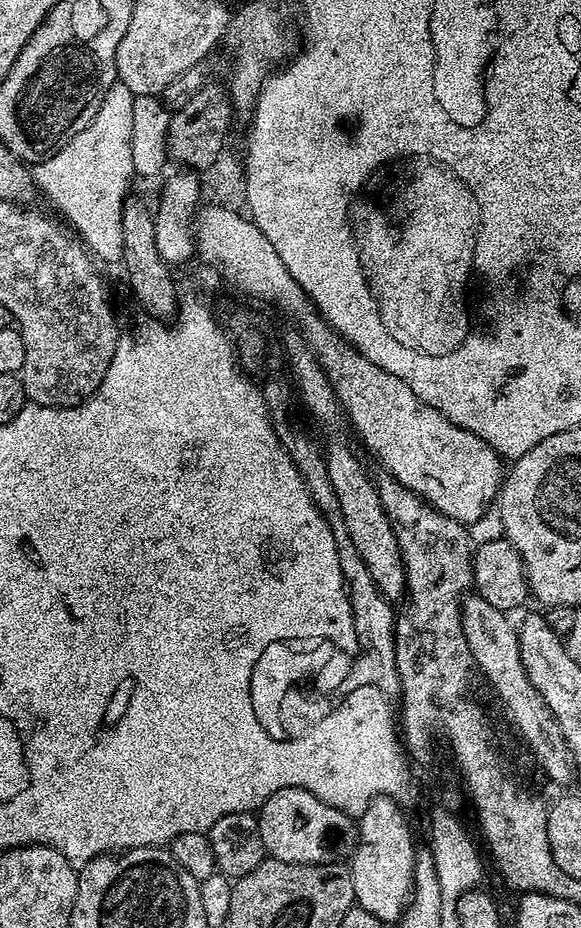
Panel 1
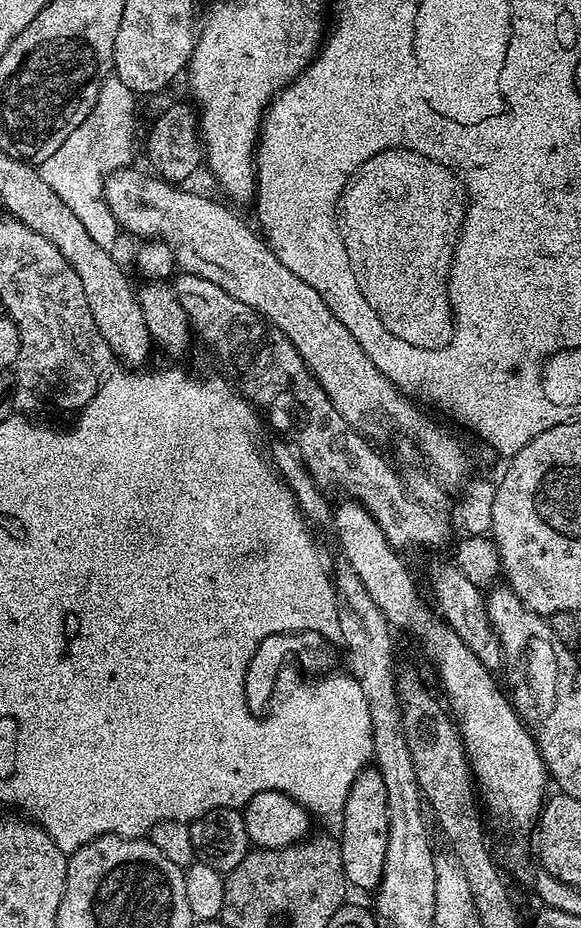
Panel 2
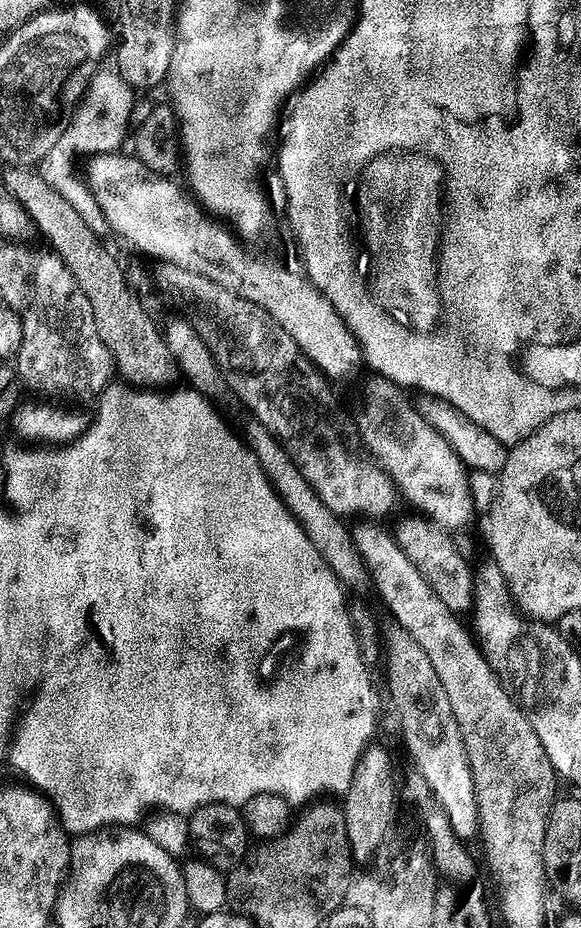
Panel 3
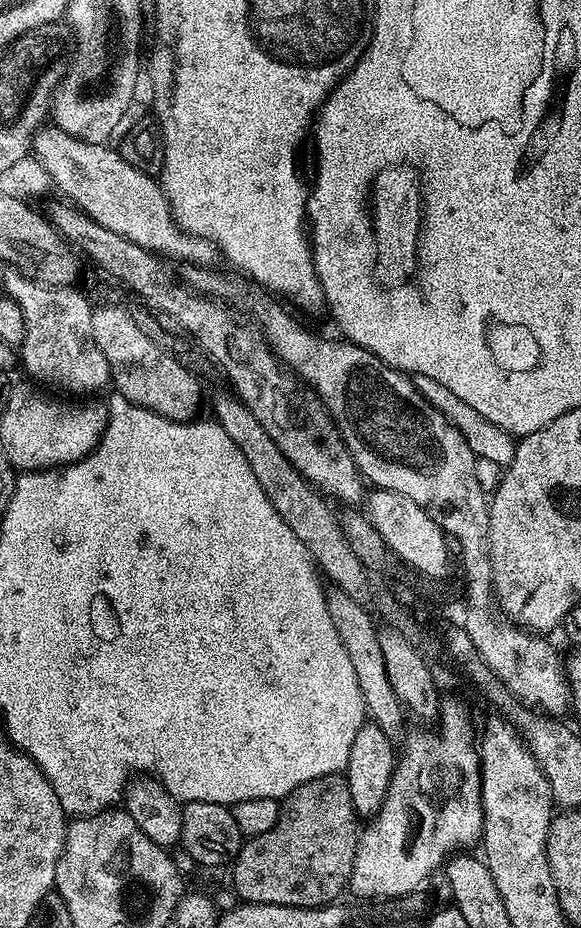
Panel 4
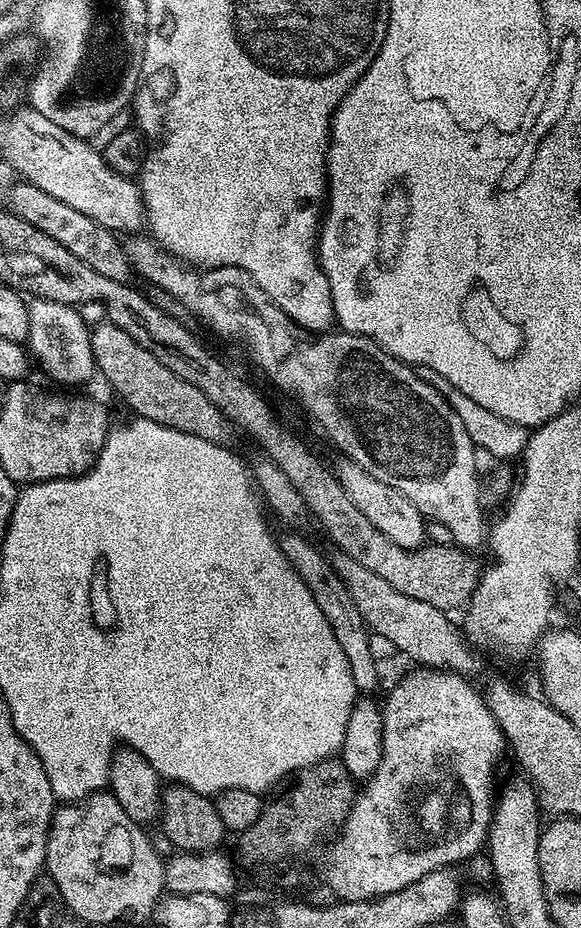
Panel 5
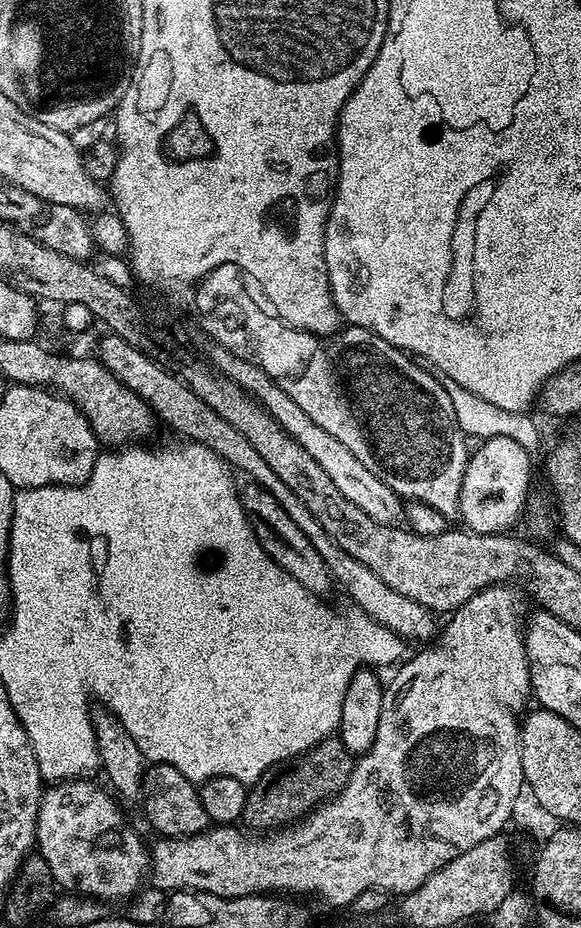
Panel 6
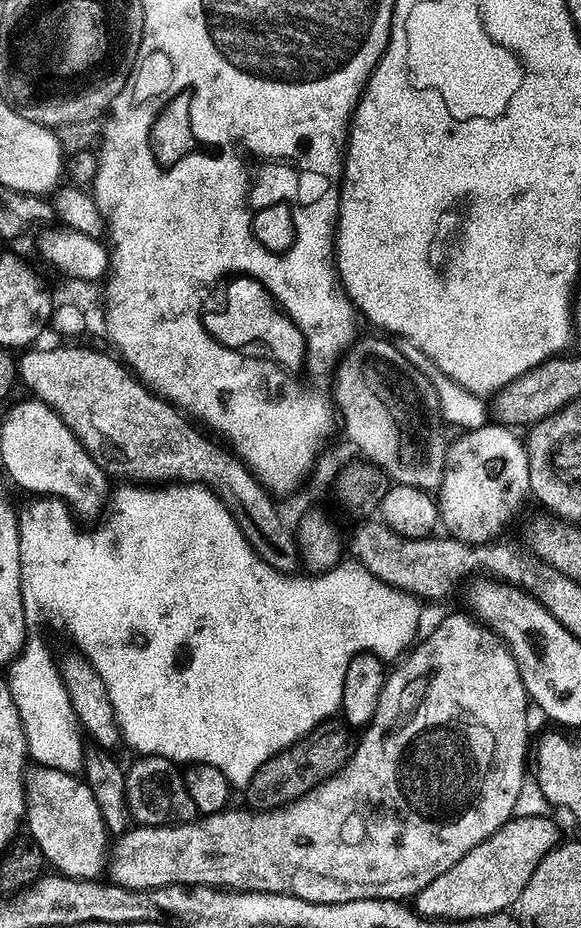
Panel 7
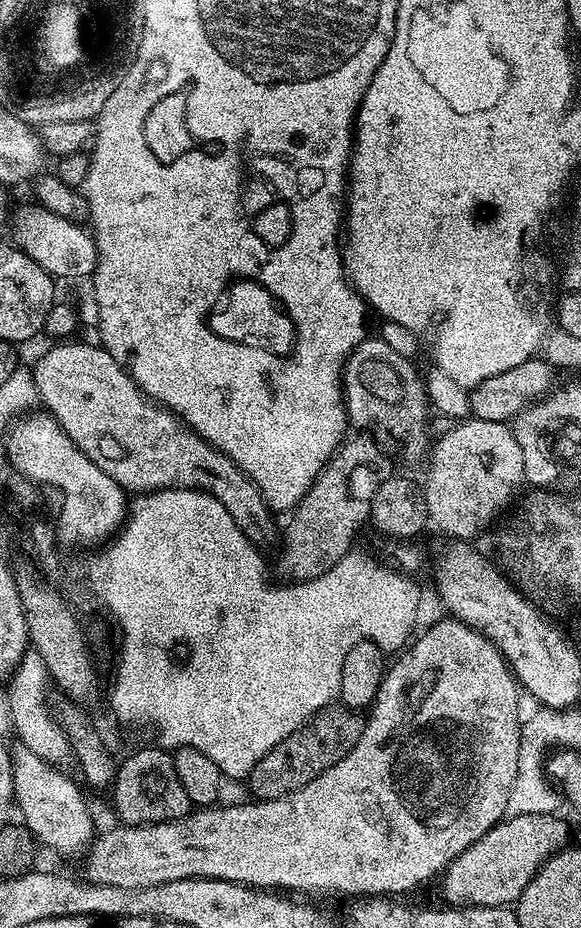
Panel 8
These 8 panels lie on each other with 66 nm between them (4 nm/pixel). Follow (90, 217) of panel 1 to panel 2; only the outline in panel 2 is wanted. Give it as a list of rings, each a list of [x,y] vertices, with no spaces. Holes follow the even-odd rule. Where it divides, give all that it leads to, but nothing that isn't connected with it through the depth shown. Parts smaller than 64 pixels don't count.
[[[115,74],[109,75],[101,83],[94,106],[78,130],[74,130],[74,134],[70,134],[70,138],[50,154],[50,158],[38,164],[43,181],[74,210],[75,217],[86,226],[87,233],[98,245],[109,250],[115,249],[122,229],[110,206],[103,200],[104,182],[108,173],[133,163],[132,131],[136,128],[136,100],[137,93],[129,90]]]

